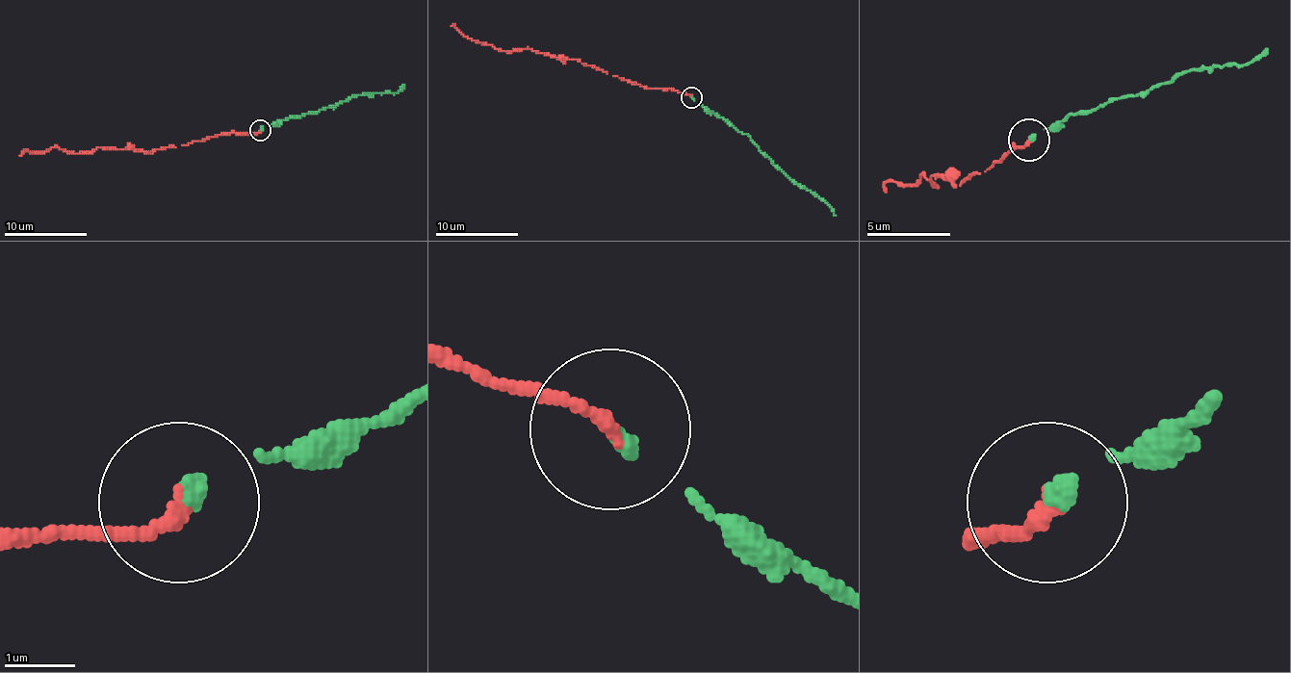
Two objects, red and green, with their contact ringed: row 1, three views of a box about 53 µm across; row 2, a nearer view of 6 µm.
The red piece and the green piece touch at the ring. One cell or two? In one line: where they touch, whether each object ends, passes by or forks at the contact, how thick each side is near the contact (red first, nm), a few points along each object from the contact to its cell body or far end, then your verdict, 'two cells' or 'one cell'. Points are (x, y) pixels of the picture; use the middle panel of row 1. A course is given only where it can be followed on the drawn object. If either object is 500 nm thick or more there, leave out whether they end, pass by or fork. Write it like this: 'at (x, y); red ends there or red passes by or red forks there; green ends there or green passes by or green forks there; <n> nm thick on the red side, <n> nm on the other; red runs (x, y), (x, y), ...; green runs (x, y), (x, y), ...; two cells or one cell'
at (691, 97); red ends there; green ends there; 190 nm thick on the red side, 180 nm on the other; red runs (692, 96), (671, 89), (646, 89), (578, 59), (551, 57), (529, 48), (501, 51), (451, 26); green runs (692, 96), (750, 138), (789, 178), (827, 205), (836, 215); one cell

